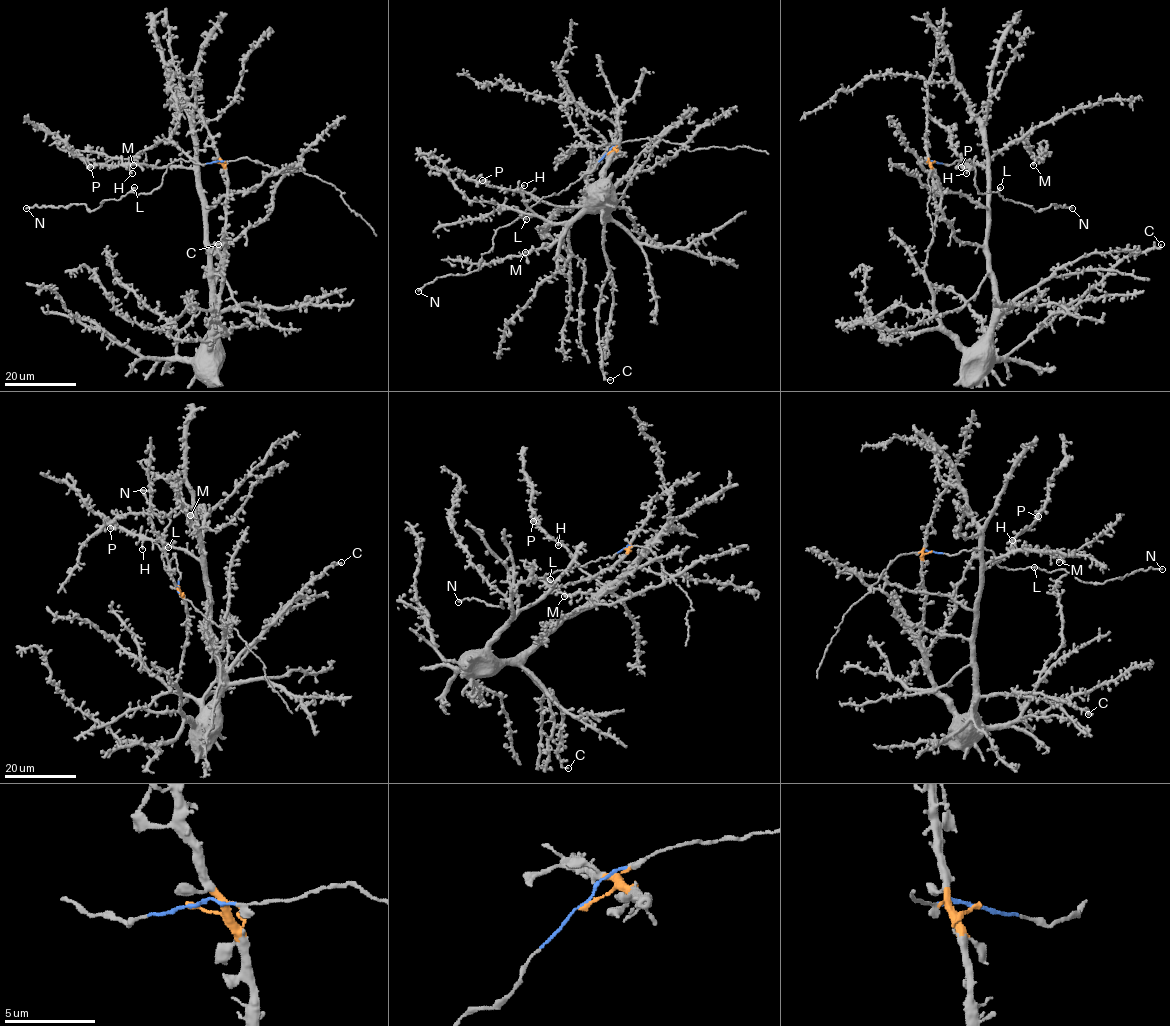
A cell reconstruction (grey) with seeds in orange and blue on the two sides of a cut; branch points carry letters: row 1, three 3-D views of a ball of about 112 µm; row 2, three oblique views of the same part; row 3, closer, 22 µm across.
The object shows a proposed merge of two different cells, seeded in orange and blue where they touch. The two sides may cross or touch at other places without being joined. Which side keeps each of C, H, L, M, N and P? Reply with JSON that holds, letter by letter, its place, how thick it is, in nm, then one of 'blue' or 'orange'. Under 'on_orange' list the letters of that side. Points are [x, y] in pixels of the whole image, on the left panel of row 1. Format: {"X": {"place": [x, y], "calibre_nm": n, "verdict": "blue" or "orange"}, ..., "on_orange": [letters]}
{"C": {"place": [218, 244], "calibre_nm": 240, "verdict": "orange"}, "H": {"place": [132, 173], "calibre_nm": 240, "verdict": "orange"}, "L": {"place": [134, 187], "calibre_nm": 440, "verdict": "blue"}, "M": {"place": [133, 165], "calibre_nm": 380, "verdict": "orange"}, "N": {"place": [26, 208], "calibre_nm": 240, "verdict": "blue"}, "P": {"place": [90, 167], "calibre_nm": 420, "verdict": "orange"}, "on_orange": ["C", "H", "M", "P"]}

